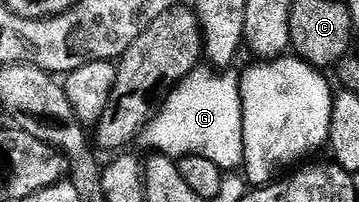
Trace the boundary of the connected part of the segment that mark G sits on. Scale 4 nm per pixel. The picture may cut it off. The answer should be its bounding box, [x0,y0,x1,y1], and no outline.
[135,64,246,171]

